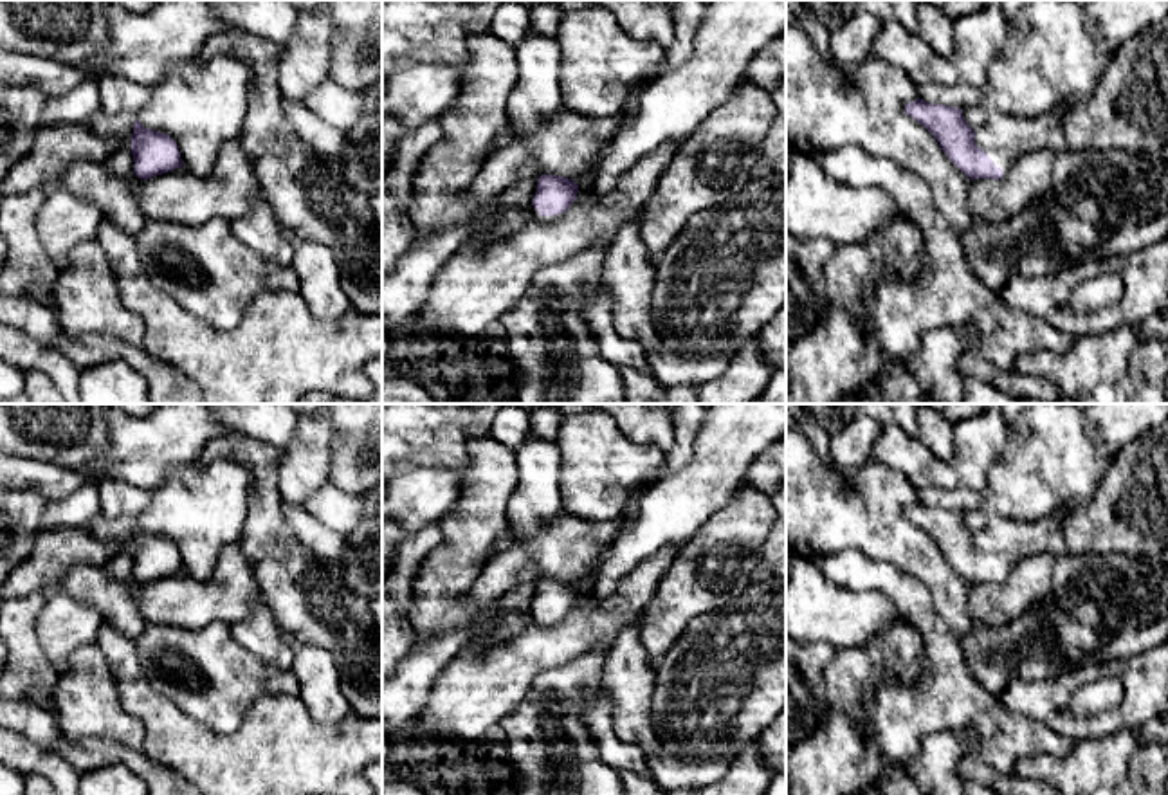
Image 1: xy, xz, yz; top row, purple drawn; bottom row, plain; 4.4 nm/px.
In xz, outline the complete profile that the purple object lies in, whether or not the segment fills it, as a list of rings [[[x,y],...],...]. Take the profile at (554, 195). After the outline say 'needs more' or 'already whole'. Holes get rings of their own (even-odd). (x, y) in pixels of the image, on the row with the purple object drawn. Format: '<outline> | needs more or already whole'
[[[541,175],[535,180],[535,187],[532,215],[539,224],[559,220],[570,209],[579,193],[579,186],[571,178],[557,175]]] | needs more

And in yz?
[[[919,97],[905,105],[905,114],[934,135],[941,150],[970,180],[999,180],[1009,173],[1022,153],[1067,151],[1063,115],[1074,105],[1065,101],[1031,119],[995,112],[975,128],[964,121],[961,108],[932,105]]] | needs more

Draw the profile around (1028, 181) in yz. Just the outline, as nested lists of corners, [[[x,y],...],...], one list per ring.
[[[1022,153],[999,180],[975,178],[968,187],[968,209],[977,220],[1002,224],[1038,202],[1049,189],[1056,153]]]

